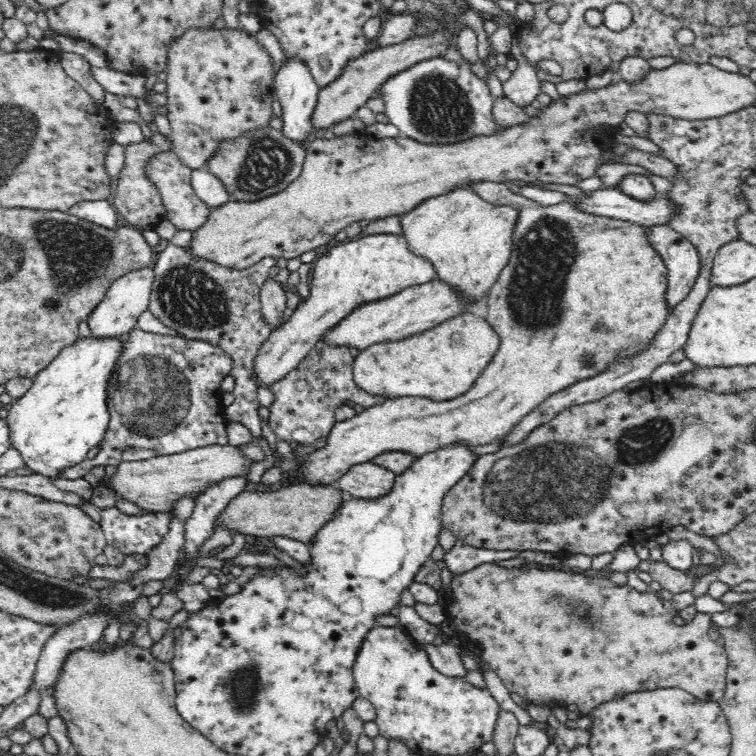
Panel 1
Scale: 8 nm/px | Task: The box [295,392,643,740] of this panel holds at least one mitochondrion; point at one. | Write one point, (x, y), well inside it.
(584, 615)

